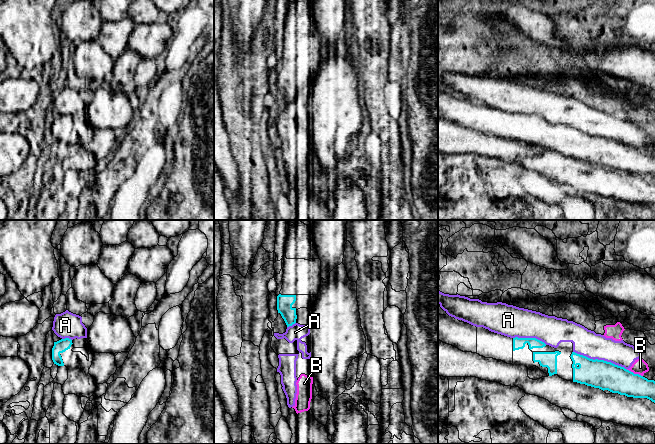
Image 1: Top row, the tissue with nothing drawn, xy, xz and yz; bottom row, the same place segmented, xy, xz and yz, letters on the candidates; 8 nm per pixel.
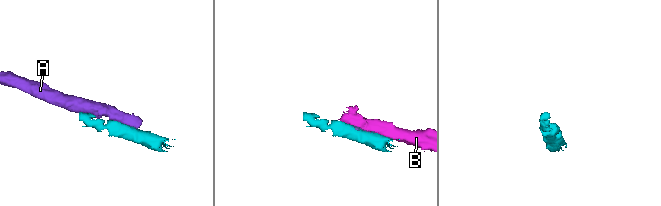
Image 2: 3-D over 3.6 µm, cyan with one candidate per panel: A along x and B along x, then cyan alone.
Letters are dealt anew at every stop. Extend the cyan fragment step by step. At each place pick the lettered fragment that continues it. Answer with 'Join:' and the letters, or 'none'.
Join: none

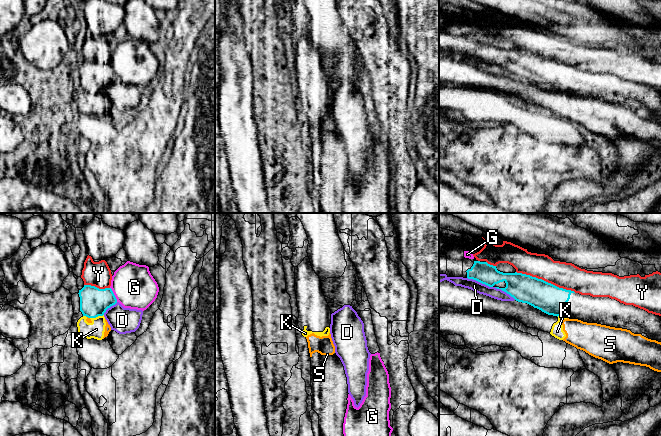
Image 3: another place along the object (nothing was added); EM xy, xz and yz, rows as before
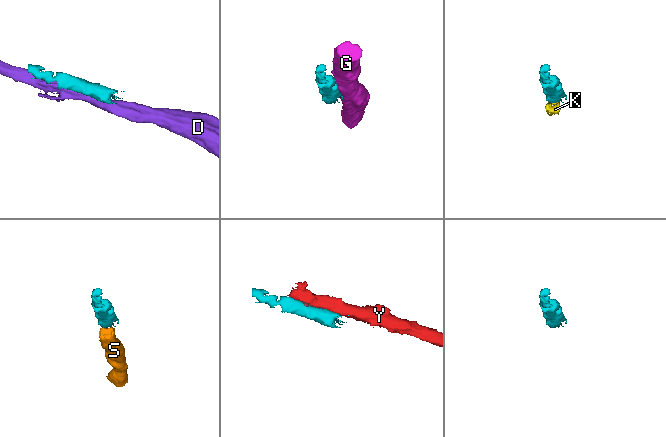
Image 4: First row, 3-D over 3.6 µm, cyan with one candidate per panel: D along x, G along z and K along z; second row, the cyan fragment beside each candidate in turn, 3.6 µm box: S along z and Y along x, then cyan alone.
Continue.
Join: none

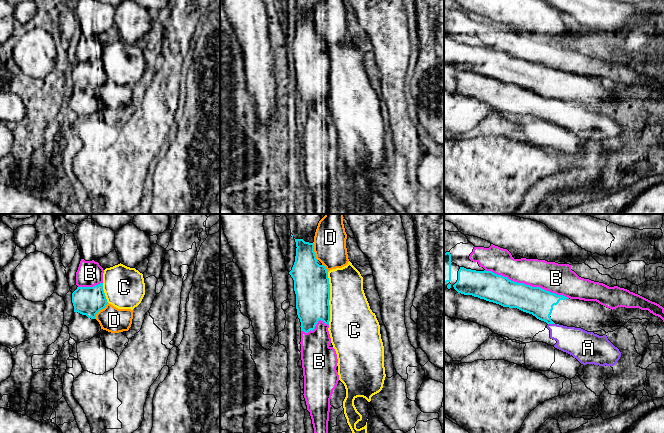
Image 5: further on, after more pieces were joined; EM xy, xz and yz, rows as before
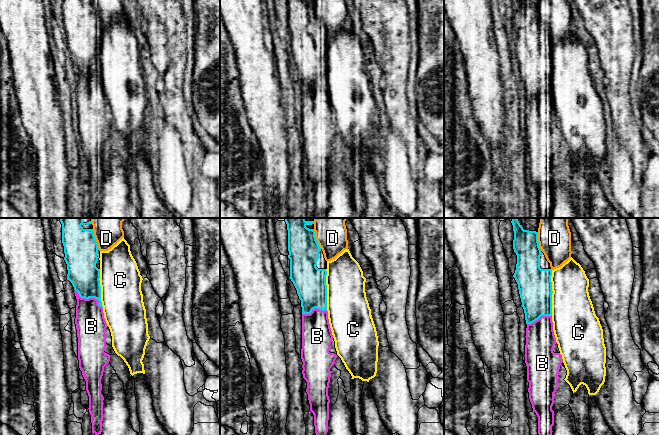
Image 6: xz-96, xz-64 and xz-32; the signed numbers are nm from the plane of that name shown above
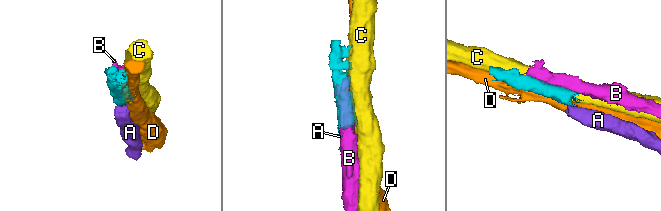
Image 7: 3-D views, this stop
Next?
Join: none

